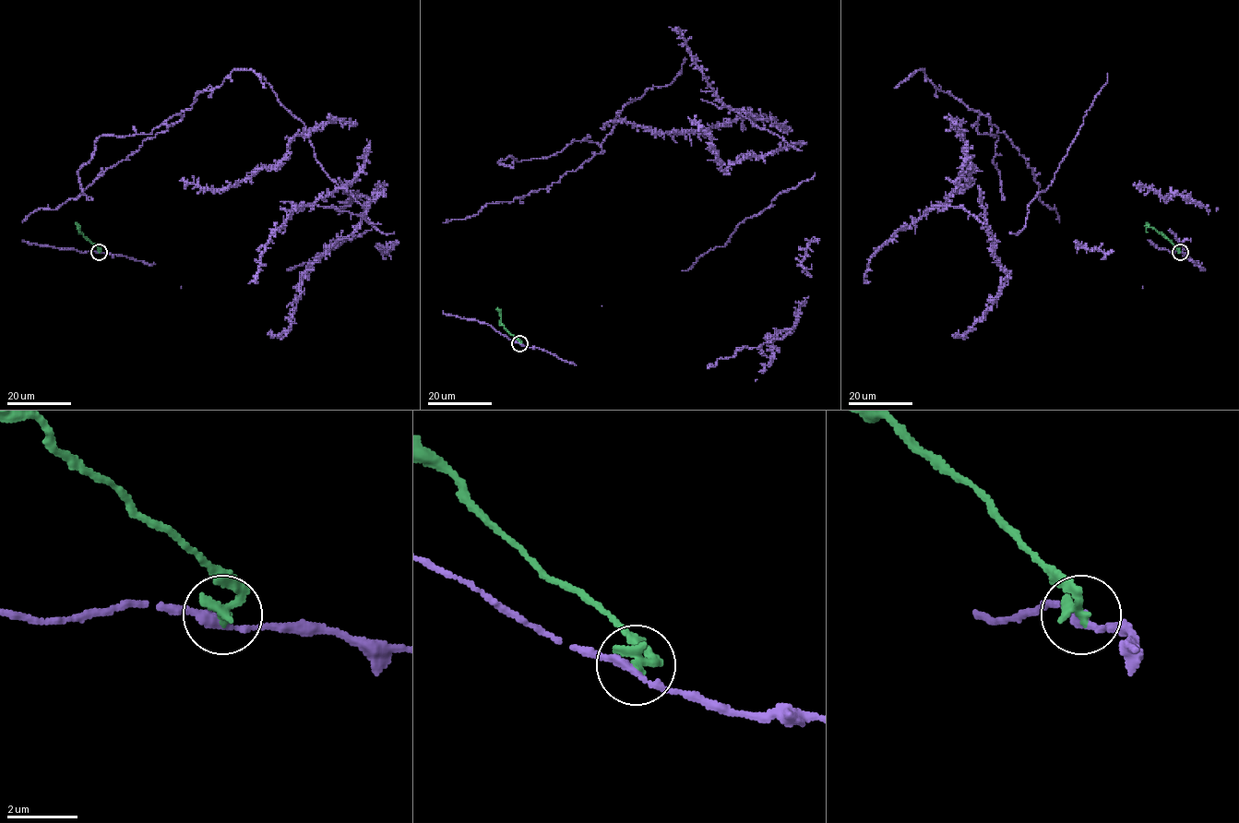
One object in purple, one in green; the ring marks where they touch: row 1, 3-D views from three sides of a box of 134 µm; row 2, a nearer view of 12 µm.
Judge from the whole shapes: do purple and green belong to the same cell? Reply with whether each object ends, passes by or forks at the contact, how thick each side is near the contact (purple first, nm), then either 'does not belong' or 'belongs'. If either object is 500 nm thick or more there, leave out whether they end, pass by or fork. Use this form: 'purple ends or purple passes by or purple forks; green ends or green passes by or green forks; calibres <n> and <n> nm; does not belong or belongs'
purple passes by; green ends; calibres 240 and 340 nm; does not belong

